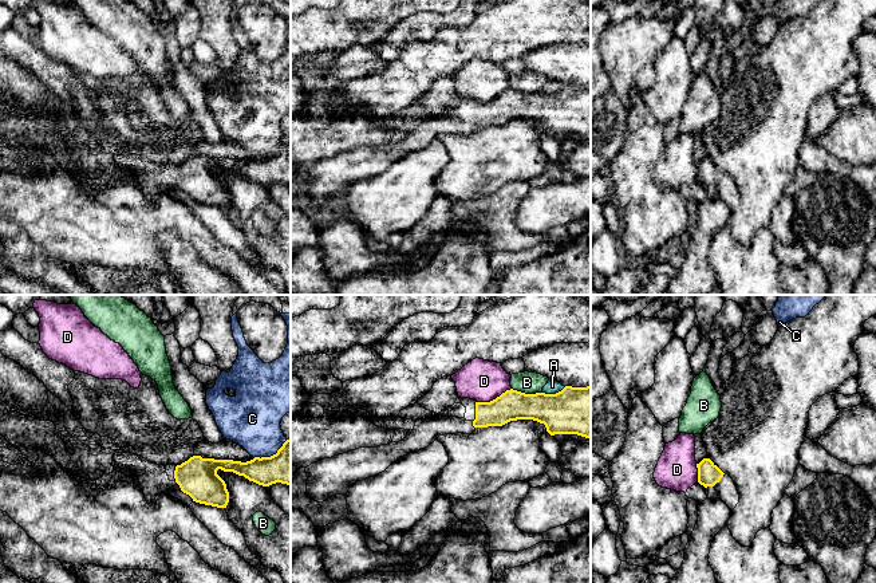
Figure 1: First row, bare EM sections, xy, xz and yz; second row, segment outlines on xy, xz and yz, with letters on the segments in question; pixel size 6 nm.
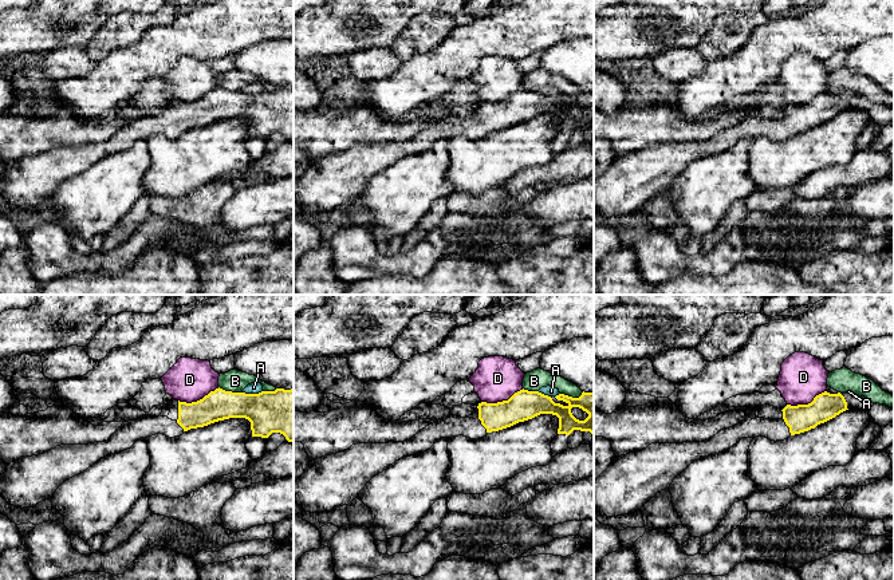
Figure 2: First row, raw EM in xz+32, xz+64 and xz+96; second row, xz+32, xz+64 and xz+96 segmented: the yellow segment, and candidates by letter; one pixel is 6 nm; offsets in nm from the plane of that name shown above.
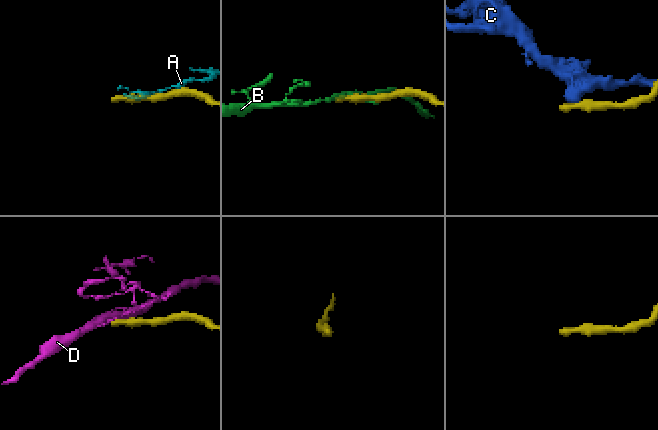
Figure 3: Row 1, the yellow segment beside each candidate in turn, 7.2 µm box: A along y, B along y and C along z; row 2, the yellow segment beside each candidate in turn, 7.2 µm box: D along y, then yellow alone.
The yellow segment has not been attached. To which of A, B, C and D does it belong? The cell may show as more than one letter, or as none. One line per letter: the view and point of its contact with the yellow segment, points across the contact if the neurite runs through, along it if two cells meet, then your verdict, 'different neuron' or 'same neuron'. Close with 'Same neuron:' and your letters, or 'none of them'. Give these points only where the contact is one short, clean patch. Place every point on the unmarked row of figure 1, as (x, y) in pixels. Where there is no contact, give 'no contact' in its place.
A: xz (553, 94) | different neuron
B: xz (527, 94) | different neuron
C: xy (271, 156) | different neuron
D: xz (493, 99) | along xz (510, 87), (489, 101), (477, 102) | different neuron
Same neuron: none of them

